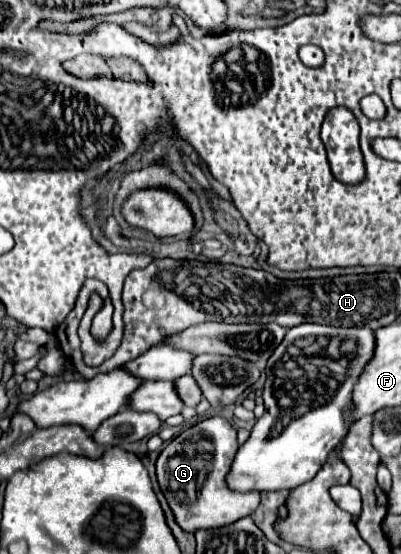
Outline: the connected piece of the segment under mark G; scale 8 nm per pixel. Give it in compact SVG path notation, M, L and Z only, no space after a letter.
M209 417L177 435L157 459L157 481L177 523L185 531L213 529L251 515L259 505L259 493L235 493L225 485L225 475L239 449L237 429L223 417Z

